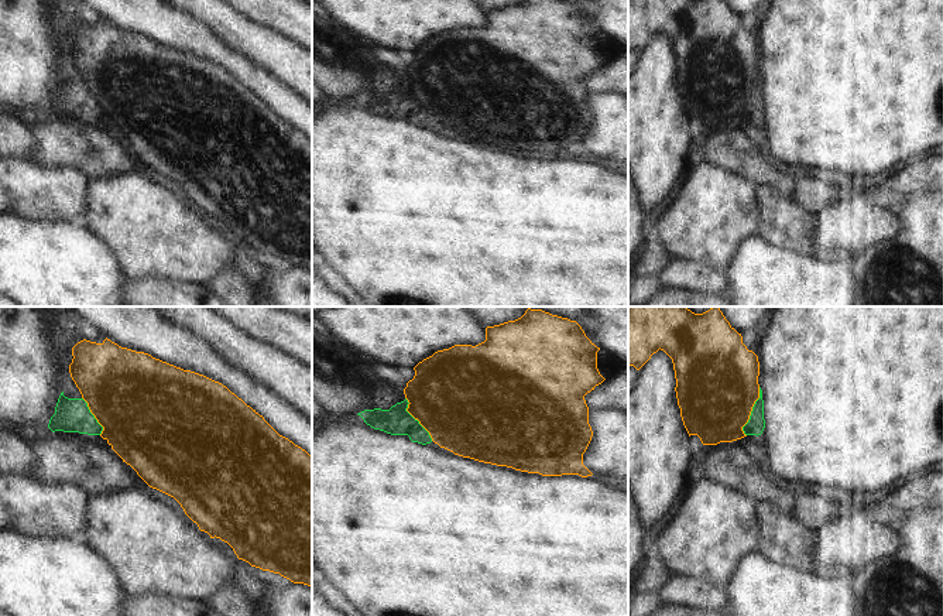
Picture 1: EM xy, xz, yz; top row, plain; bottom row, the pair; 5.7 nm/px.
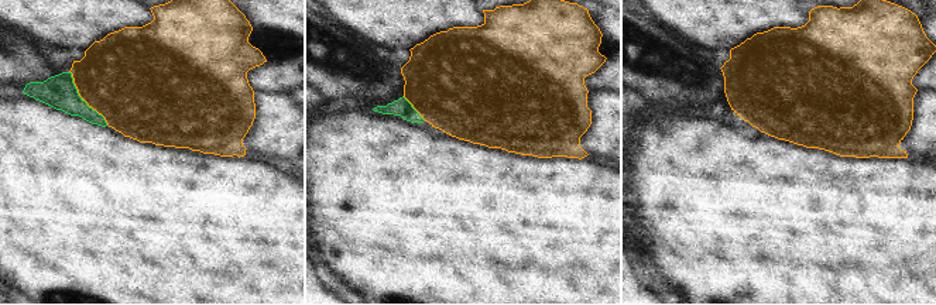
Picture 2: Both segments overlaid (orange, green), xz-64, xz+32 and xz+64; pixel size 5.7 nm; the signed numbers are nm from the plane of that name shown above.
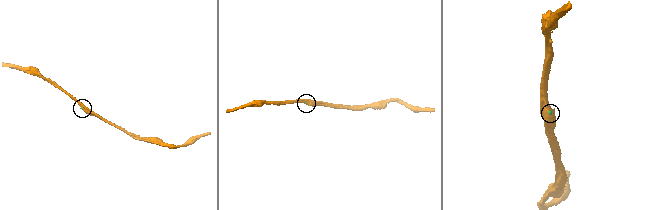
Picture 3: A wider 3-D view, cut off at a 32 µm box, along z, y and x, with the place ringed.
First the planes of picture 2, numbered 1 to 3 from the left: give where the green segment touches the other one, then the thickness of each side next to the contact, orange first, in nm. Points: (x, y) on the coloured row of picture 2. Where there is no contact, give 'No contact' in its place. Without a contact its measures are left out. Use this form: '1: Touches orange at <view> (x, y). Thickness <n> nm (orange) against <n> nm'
1: Touches orange at xz-64 (82, 99). Thickness 460 nm (orange) against 190 nm
2: Touches orange at xz+32 (414, 108). Thickness 500 nm (orange) against 100 nm
3: No contact

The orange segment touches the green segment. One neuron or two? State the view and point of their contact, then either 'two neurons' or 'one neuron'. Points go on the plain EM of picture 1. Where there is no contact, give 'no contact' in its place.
yz (751, 93) | one neuron

